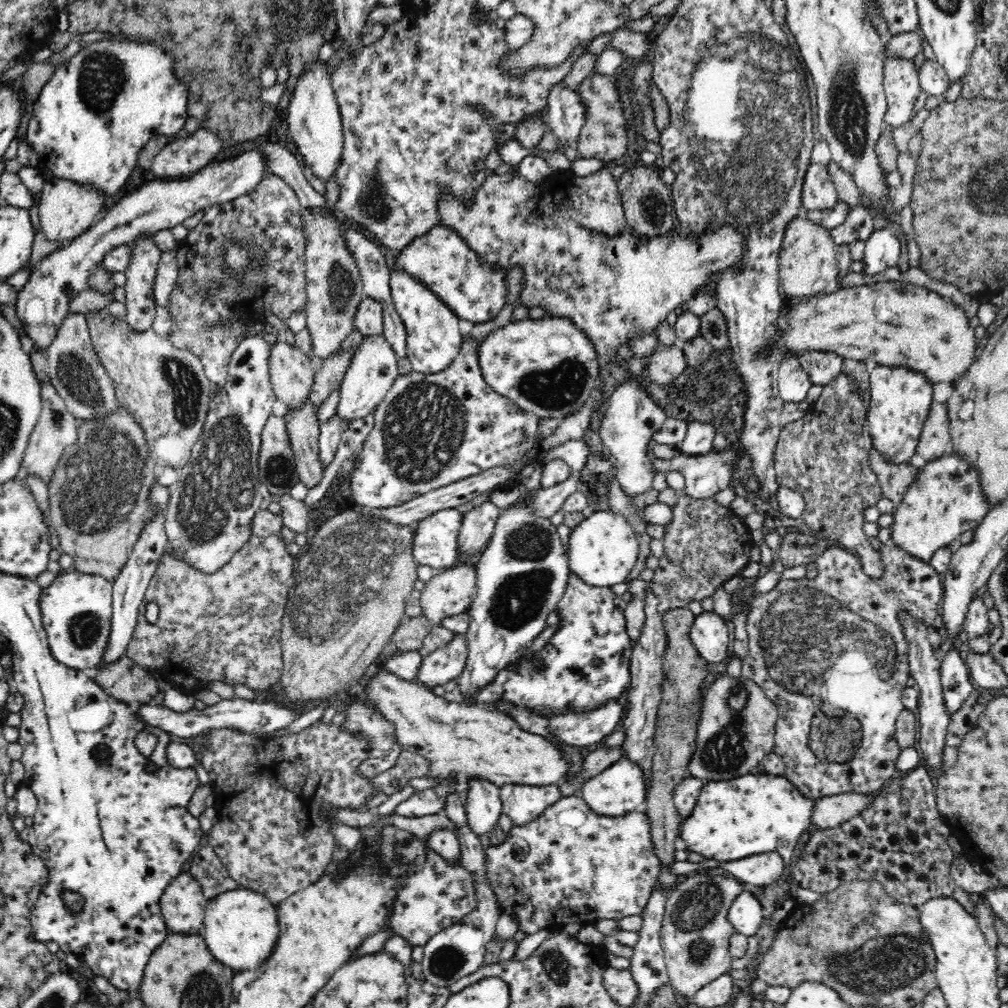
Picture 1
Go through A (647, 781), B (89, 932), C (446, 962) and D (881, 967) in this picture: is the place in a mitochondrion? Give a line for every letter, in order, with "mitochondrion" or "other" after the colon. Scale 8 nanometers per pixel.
A: other
B: other
C: mitochondrion
D: mitochondrion

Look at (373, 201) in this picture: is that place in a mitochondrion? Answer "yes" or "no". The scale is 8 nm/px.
yes

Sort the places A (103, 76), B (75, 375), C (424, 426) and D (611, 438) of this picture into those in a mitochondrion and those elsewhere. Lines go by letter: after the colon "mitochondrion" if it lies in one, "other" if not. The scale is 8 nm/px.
A: mitochondrion
B: mitochondrion
C: mitochondrion
D: other

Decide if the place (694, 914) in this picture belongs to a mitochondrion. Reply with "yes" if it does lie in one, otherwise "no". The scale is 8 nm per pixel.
yes

